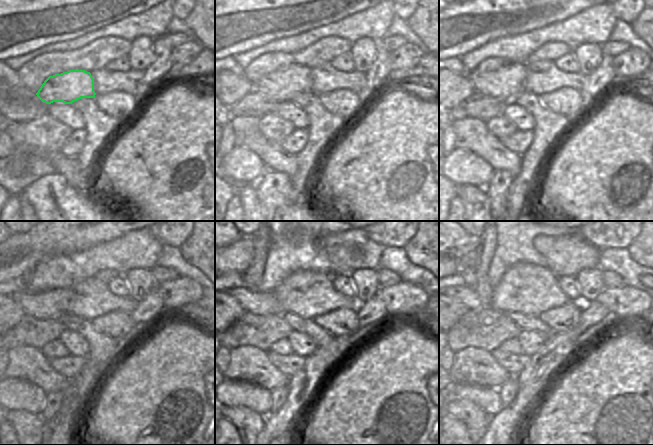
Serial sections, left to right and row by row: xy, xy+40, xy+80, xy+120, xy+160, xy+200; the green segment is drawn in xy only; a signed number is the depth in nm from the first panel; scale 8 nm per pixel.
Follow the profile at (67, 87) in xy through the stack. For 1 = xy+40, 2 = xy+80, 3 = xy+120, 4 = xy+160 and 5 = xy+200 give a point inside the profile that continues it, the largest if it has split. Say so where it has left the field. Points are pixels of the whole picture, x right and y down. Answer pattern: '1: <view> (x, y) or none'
1: xy+40 (282, 86)
2: xy+80 (506, 82)
3: xy+120 (54, 303)
4: xy+160 (261, 303)
5: xy+200 (468, 296)

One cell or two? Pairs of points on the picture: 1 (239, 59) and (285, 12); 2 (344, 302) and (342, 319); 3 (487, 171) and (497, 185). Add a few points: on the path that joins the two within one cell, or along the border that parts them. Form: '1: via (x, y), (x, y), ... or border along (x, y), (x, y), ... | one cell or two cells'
1: border along (269, 42), (225, 58) | two cells
2: border along (355, 309), (337, 308), (321, 315) | two cells
3: border along (494, 170), (491, 179), (483, 187) | two cells

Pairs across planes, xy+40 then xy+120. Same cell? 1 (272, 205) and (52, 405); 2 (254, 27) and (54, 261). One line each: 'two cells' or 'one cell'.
1: one cell
2: two cells

